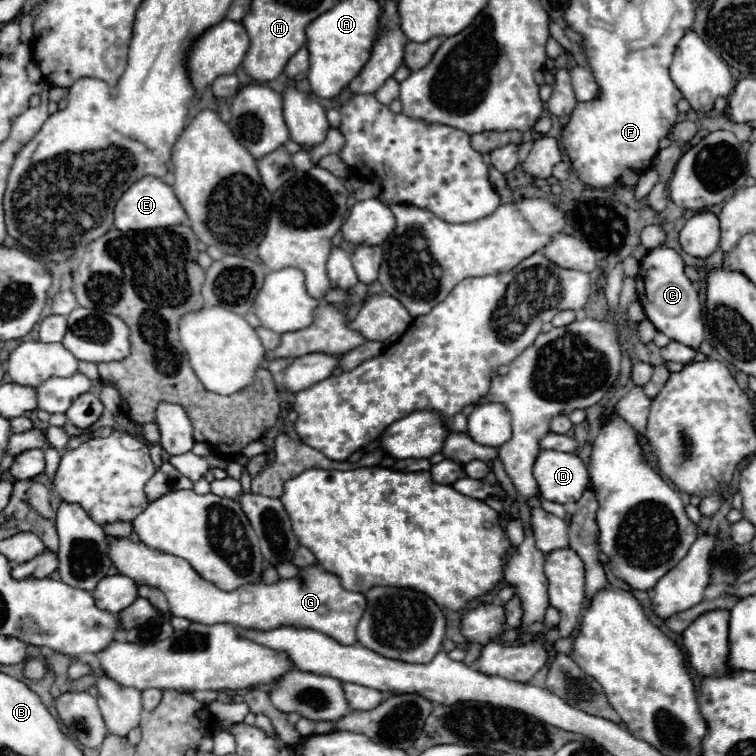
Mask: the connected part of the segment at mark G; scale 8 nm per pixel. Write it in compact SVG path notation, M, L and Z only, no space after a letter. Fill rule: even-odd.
M108 537L108 555L118 573L132 577L136 585L150 585L160 589L168 599L170 613L194 623L230 623L242 629L274 629L280 625L296 625L316 629L342 645L354 645L356 625L366 609L366 599L362 593L346 591L336 575L322 571L320 567L300 569L300 575L294 579L280 579L272 585L244 585L226 593L204 581L188 561L164 551L156 551L142 541L132 541L128 537Z

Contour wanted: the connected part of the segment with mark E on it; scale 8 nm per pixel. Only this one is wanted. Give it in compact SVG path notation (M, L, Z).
M150 175L142 177L132 187L128 187L114 207L114 227L120 231L144 231L156 227L172 227L180 223L188 223L188 217L182 205L178 203L172 187L166 185L162 179Z

